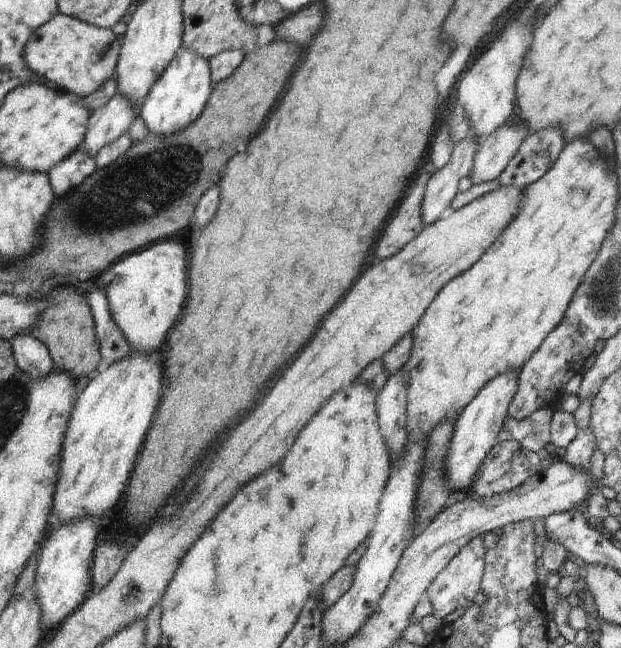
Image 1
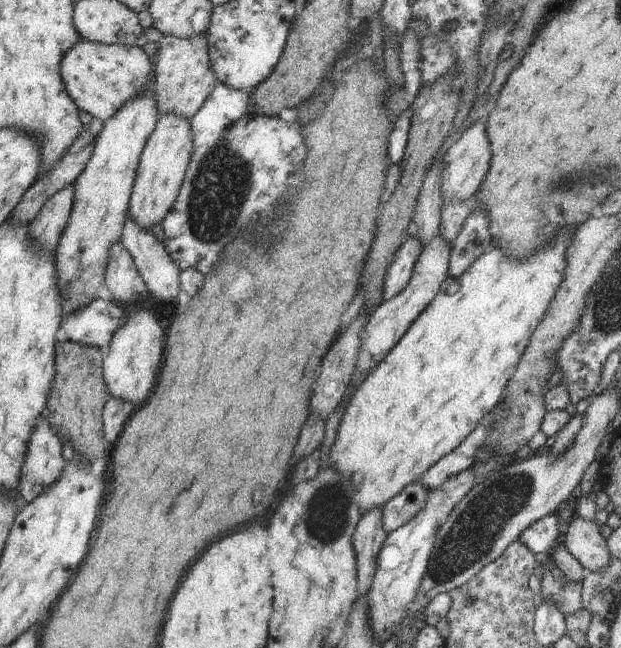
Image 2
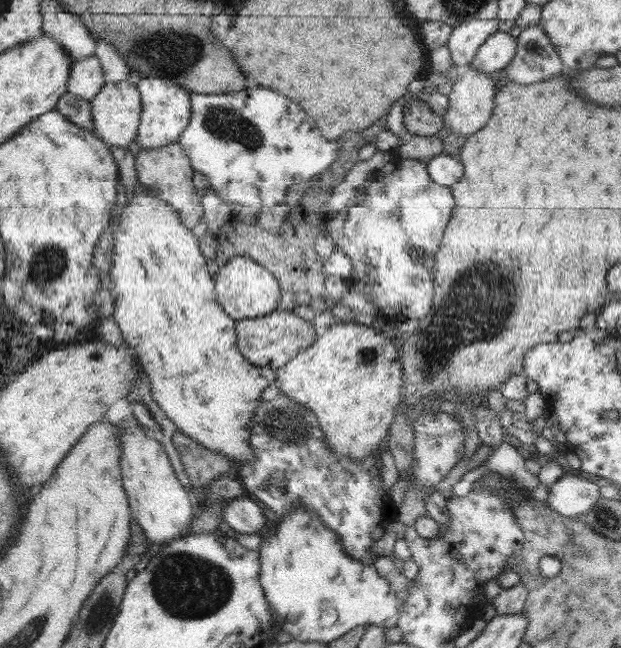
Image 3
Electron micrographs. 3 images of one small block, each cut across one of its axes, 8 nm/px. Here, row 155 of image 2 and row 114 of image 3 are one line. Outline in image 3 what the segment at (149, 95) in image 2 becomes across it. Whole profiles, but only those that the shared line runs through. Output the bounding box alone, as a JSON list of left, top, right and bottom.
[91,80,142,147]

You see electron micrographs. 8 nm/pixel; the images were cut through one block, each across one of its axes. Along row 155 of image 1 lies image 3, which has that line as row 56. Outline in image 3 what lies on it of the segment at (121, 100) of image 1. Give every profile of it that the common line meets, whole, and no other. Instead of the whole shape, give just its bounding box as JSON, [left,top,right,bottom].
[66,55,106,100]

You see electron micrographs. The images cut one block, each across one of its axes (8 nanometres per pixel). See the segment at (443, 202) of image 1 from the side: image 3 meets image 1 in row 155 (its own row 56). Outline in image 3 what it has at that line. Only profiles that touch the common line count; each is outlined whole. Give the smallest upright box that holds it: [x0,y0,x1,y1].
[446,17,502,65]

